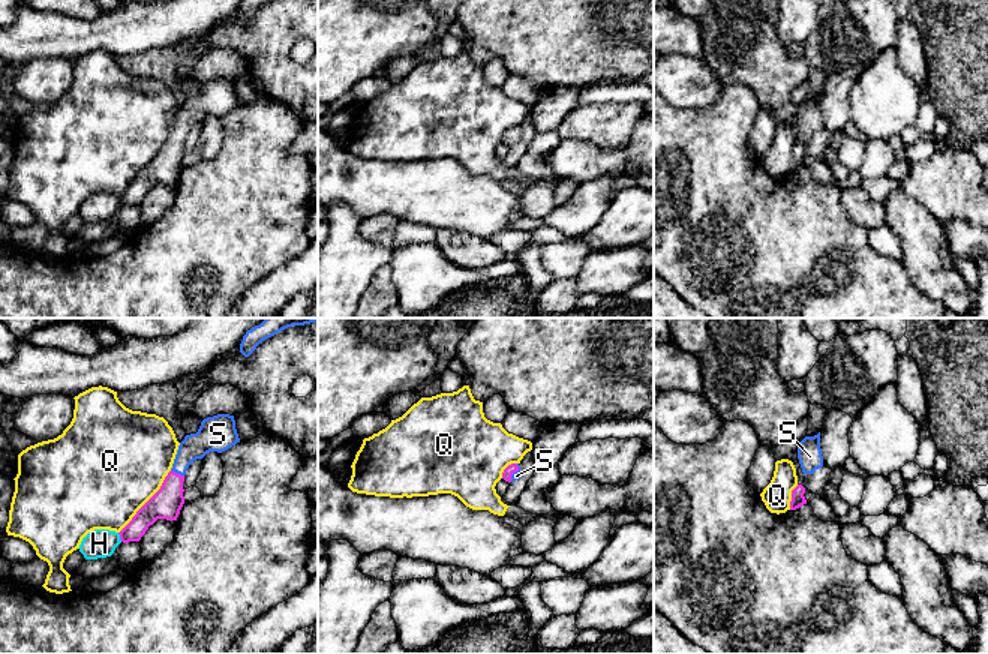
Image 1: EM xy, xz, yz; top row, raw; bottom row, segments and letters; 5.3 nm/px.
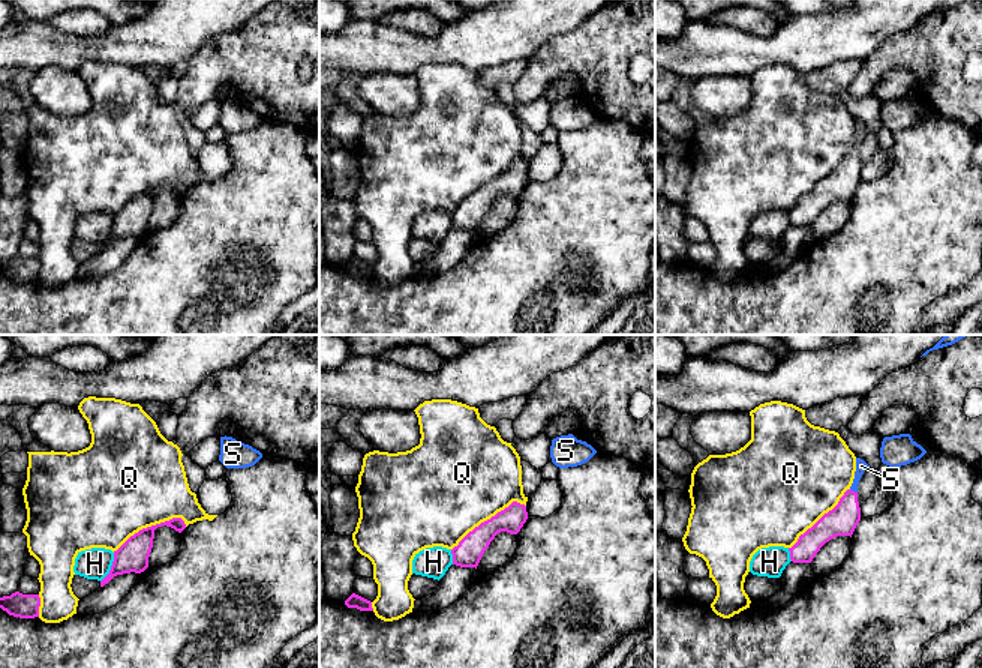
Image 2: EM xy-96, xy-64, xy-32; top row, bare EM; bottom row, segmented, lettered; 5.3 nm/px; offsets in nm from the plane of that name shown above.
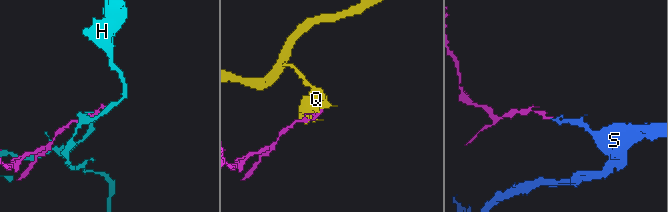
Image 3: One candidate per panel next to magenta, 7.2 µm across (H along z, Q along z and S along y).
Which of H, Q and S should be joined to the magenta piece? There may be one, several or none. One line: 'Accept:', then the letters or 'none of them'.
Accept: S

